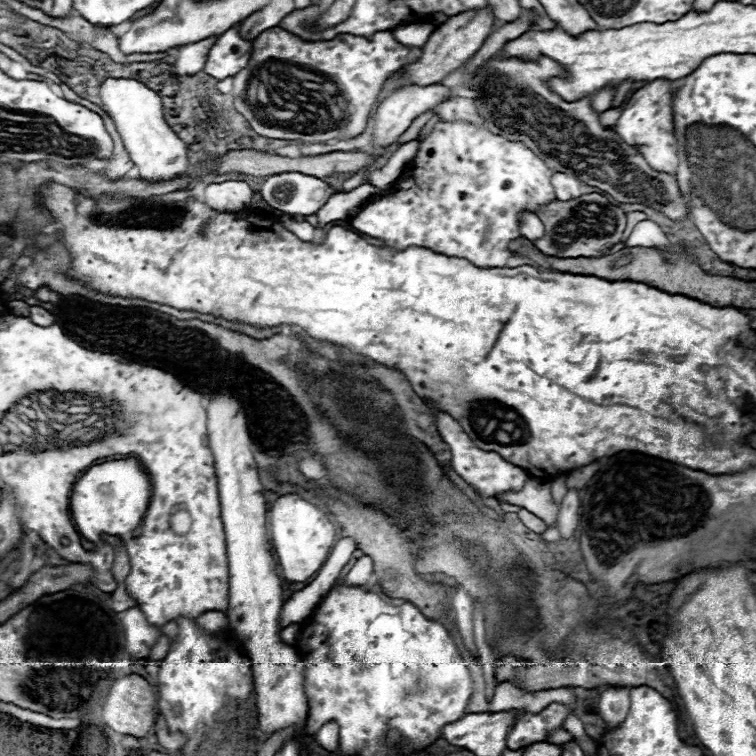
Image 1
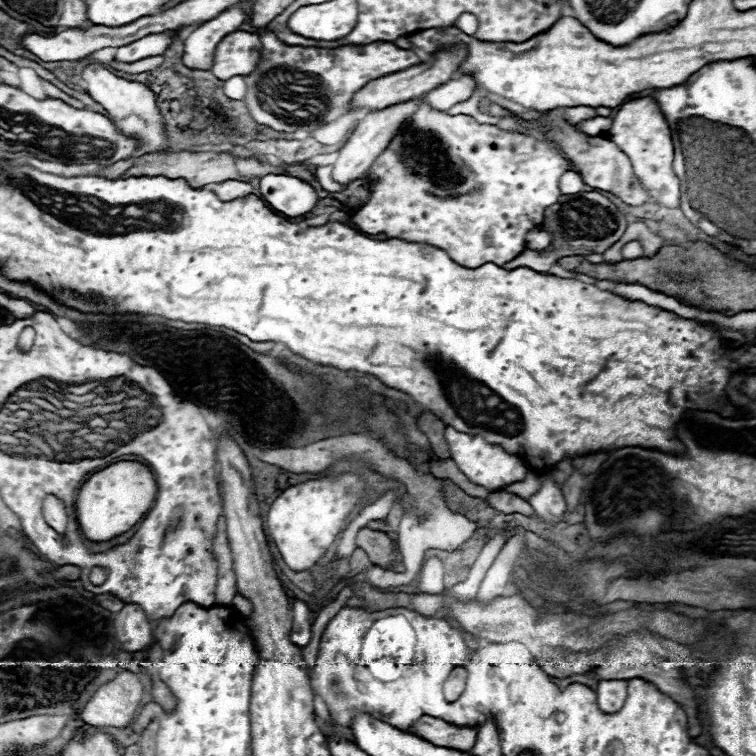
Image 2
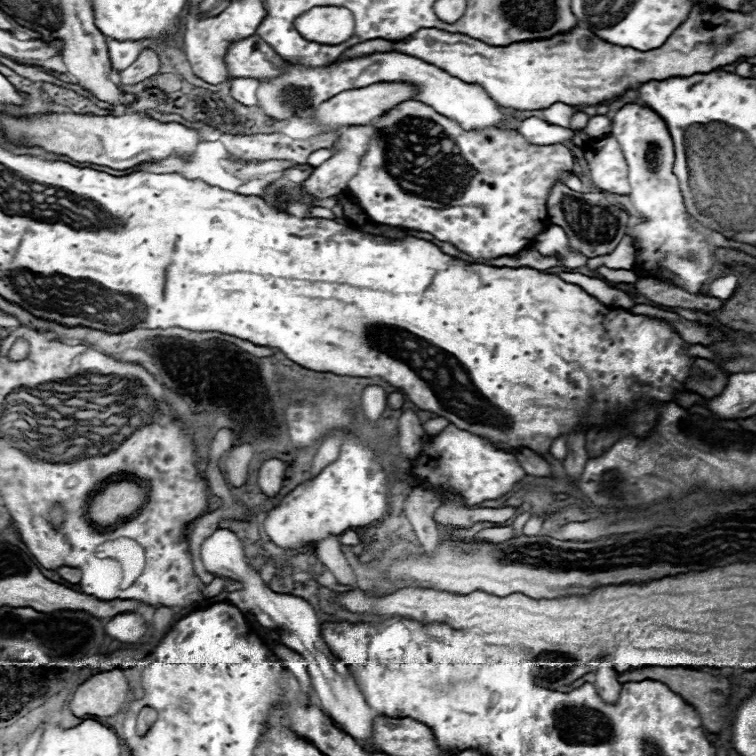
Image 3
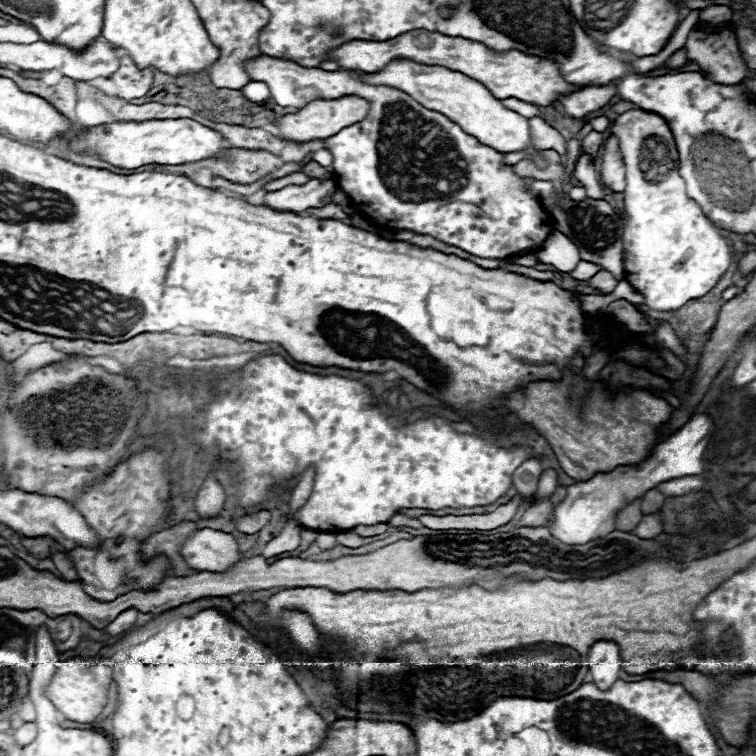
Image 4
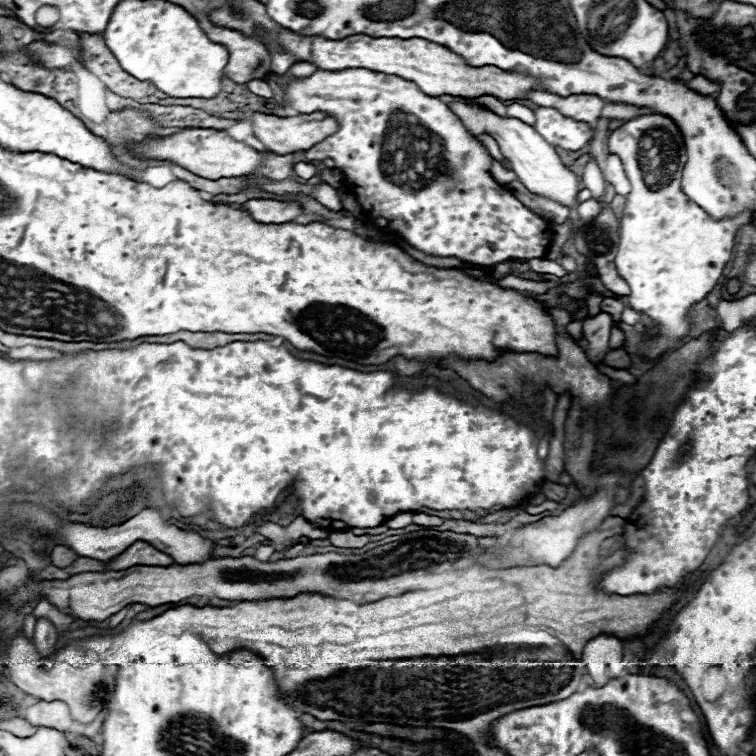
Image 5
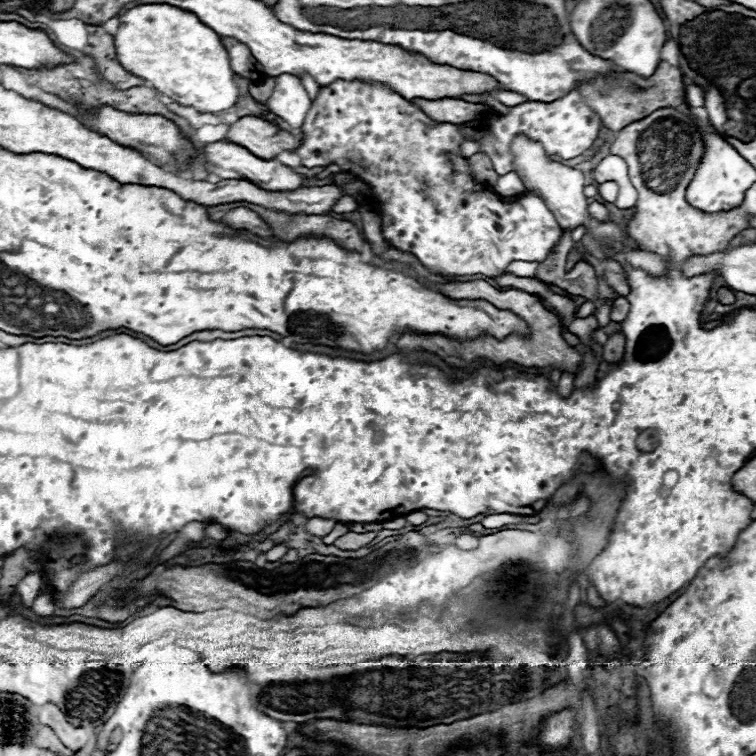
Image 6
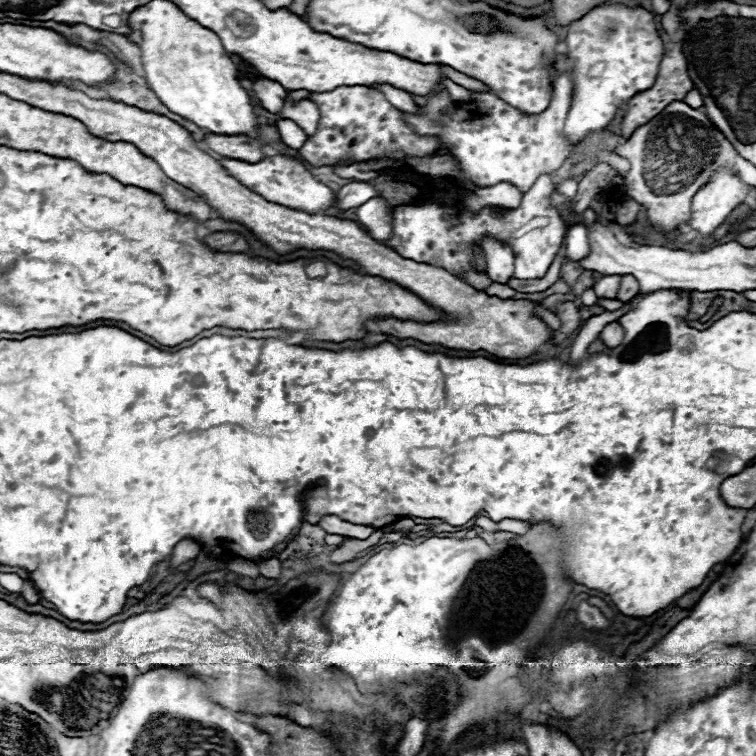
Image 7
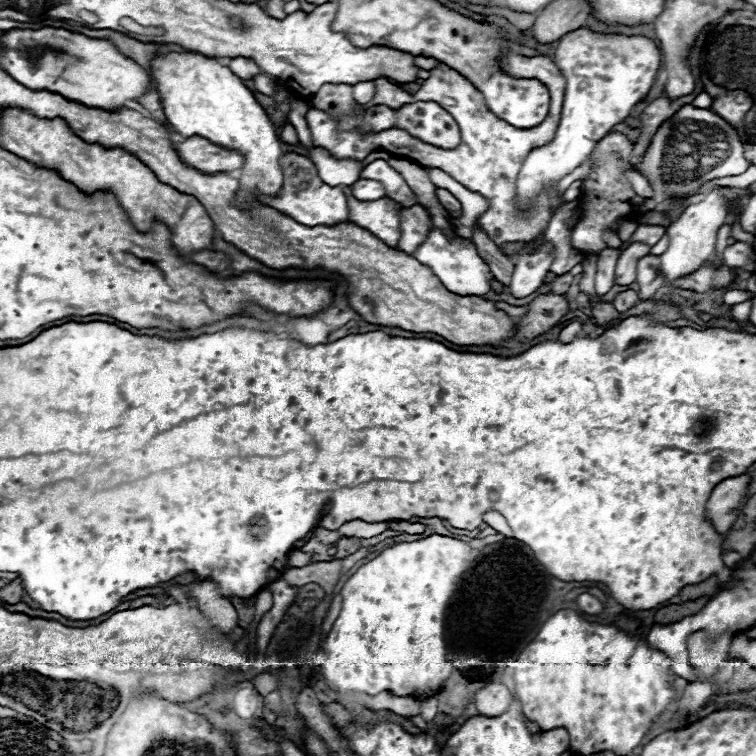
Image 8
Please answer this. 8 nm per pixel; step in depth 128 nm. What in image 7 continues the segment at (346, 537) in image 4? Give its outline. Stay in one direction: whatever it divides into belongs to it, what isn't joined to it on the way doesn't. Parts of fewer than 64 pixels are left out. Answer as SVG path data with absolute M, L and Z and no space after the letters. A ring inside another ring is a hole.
M376 530L368 540L356 540L356 538L354 538L354 540L344 542L342 546L338 546L338 548L330 554L330 562L332 562L332 564L344 564L344 562L354 560L358 552L362 552L362 550L374 546L374 544L380 540L382 534L384 534L382 530Z

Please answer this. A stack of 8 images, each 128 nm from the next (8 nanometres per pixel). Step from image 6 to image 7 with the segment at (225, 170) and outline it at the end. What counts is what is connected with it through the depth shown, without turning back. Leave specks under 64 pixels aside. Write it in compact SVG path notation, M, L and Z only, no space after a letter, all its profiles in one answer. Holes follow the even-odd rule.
M276 154L276 156L270 156L270 158L264 158L256 164L250 164L250 162L242 162L242 160L220 160L220 164L236 178L240 180L244 186L248 186L252 192L260 194L262 198L266 198L268 202L274 202L274 204L280 204L280 206L286 206L286 208L292 208L292 210L298 210L298 212L306 212L306 214L324 214L328 212L330 208L334 208L334 202L336 202L336 194L322 182L318 182L310 170L296 158L292 156L282 156L282 154Z

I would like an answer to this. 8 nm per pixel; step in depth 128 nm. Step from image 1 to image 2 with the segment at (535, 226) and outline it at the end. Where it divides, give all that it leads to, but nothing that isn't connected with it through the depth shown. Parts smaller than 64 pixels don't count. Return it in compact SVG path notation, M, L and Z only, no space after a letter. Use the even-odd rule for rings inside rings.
M534 228L526 236L526 248L530 248L530 250L544 250L544 248L548 248L550 242L552 242L552 234L542 228Z

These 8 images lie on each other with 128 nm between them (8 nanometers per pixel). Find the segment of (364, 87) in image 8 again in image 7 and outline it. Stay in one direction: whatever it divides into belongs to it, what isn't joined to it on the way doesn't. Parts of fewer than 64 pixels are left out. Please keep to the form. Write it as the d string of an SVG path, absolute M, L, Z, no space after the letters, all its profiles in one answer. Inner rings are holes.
M372 84L370 88L376 88L378 92L384 94L384 98L398 110L404 110L404 112L416 112L416 102L410 98L410 94L406 94L404 90L398 90L398 88L392 88L390 84Z

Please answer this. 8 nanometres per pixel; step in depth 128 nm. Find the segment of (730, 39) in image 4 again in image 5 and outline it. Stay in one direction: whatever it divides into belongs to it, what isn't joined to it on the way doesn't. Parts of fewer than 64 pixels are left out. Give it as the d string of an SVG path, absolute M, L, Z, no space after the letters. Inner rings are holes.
M694 76L694 78L688 82L688 88L694 90L694 92L698 92L698 94L702 94L702 96L710 96L710 94L714 94L714 92L720 90L718 84L706 80L704 76Z

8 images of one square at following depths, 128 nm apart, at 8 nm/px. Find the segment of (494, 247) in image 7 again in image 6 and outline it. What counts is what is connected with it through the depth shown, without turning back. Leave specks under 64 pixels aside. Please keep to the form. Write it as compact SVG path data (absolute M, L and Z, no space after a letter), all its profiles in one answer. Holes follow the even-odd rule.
M512 262L508 268L504 268L504 274L516 274L516 276L534 276L538 264L526 264L526 262Z

